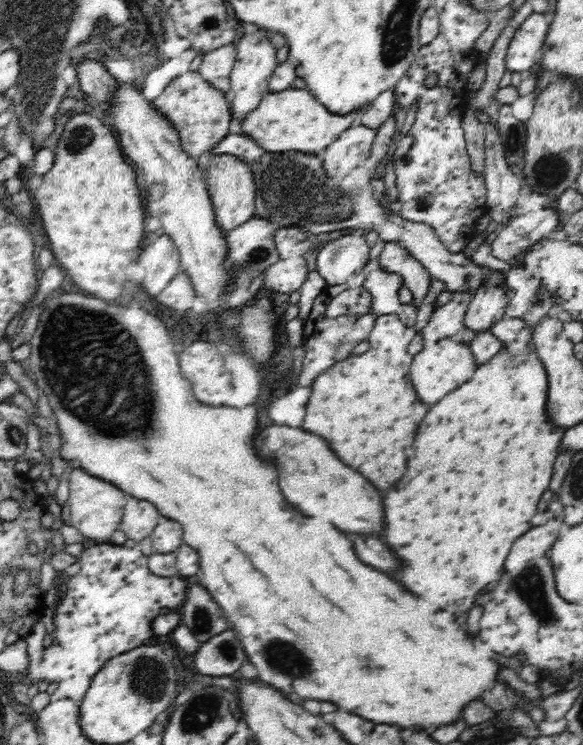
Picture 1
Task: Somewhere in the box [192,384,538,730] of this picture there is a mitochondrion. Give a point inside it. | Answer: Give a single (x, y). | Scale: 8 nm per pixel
(286, 658)

